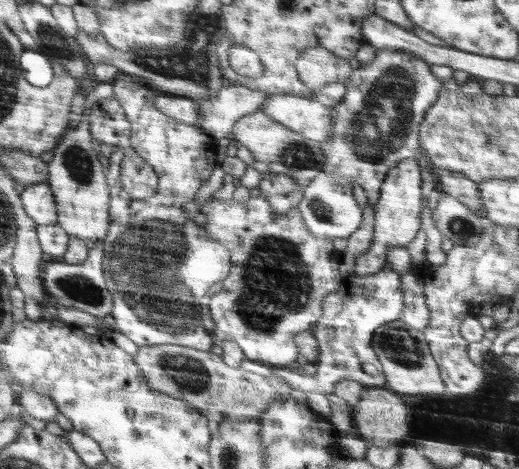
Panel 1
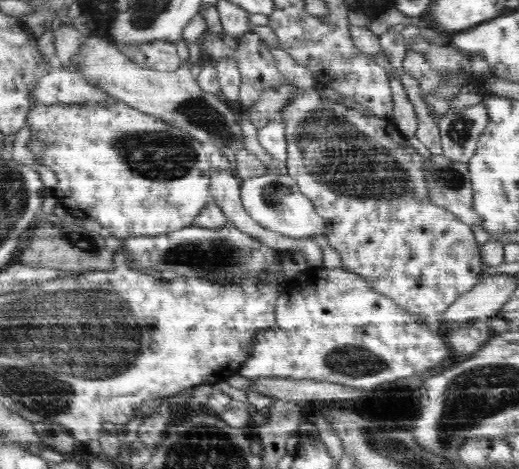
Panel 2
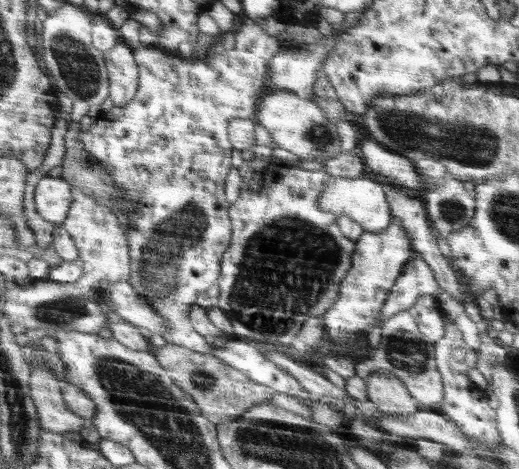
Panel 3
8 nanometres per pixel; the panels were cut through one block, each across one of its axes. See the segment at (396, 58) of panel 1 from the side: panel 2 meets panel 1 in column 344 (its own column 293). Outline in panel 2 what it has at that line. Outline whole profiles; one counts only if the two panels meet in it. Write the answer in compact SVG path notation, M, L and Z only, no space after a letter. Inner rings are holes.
M316 90L296 92L292 96L292 102L286 104L286 108L280 110L275 120L279 120L284 125L285 137L287 140L287 168L288 175L297 182L301 191L309 198L314 205L316 214L324 221L325 235L328 242L342 260L342 266L348 272L362 277L368 286L378 294L386 294L394 300L396 306L422 316L438 316L446 312L457 298L472 290L479 282L484 268L481 263L481 249L474 239L474 233L470 229L470 224L460 220L445 208L438 208L430 202L427 191L427 179L424 175L425 158L416 153L416 150L408 142L399 129L387 118L378 118L364 115L354 108L345 108L340 104L333 104L328 99L319 96Z

